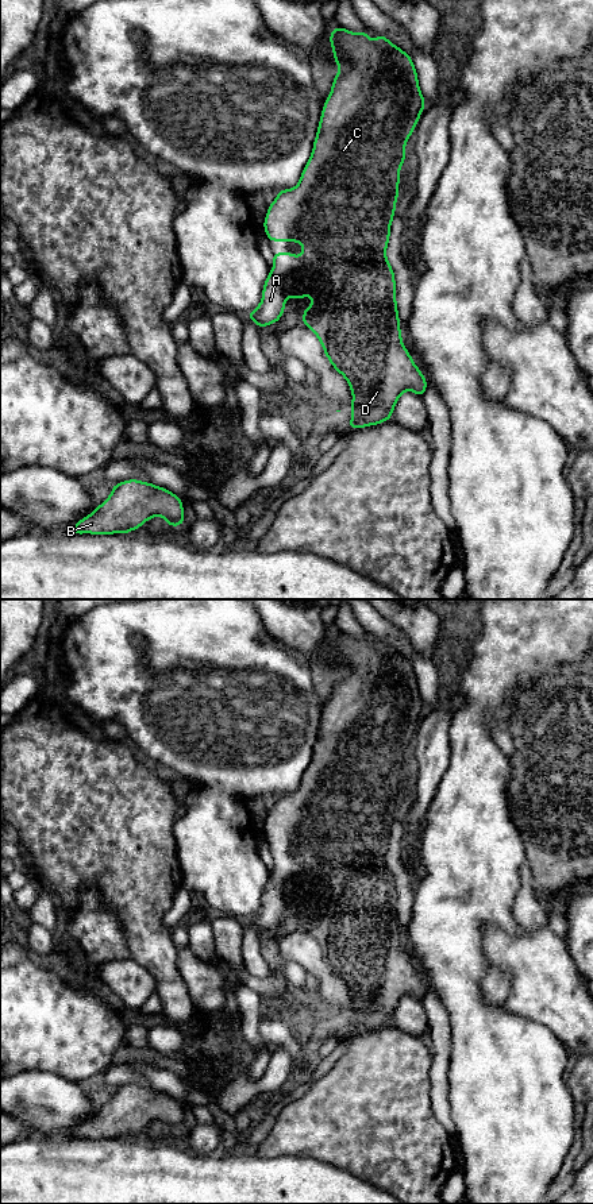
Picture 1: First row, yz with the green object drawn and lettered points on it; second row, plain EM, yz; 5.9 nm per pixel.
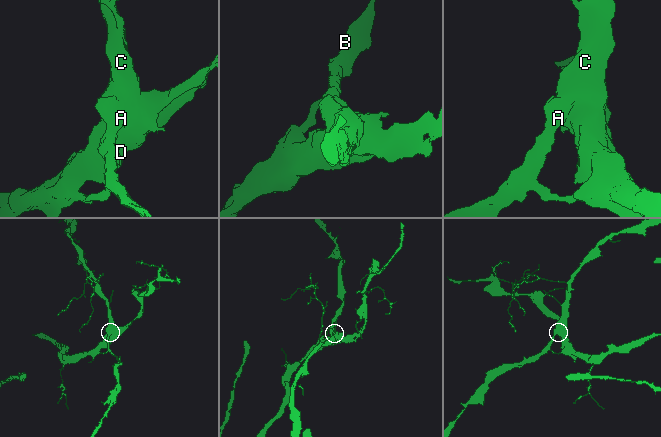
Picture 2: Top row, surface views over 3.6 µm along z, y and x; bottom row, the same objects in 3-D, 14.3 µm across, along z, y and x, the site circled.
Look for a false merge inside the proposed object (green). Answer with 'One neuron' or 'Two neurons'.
Two neurons

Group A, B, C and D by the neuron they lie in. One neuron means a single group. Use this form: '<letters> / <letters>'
A B C / D

